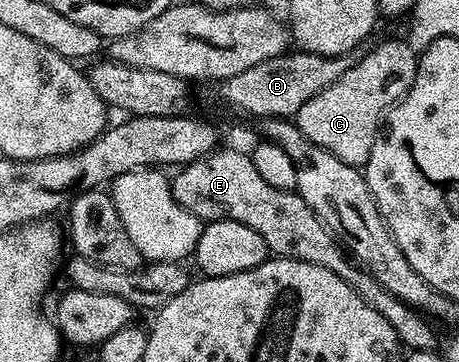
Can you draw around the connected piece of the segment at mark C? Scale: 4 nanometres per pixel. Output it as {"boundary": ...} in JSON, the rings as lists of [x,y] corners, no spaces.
{"boundary":[[[404,40],[368,50],[355,67],[301,106],[293,117],[294,124],[298,125],[310,144],[341,159],[341,163],[366,166],[389,110],[410,91],[416,68],[417,54]]]}

